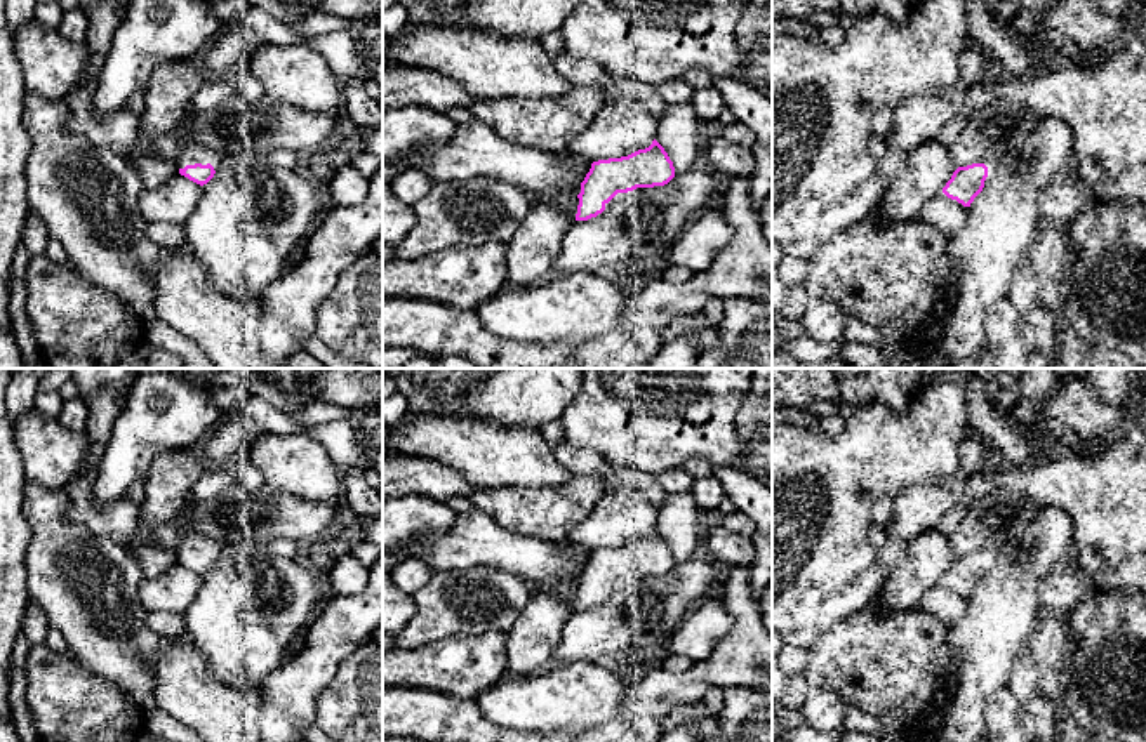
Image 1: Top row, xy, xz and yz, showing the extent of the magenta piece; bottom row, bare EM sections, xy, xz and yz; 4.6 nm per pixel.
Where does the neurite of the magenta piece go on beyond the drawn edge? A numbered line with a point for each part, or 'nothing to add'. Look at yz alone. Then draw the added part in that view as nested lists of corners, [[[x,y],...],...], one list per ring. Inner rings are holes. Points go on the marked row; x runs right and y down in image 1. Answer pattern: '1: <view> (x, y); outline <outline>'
1: yz (993, 164); outline [[[988,158],[988,160],[981,160],[981,162],[976,162],[976,163],[984,163],[988,167],[988,177],[984,181],[984,186],[988,182],[991,182],[991,179],[996,176],[996,172],[1000,170],[1000,158]]]

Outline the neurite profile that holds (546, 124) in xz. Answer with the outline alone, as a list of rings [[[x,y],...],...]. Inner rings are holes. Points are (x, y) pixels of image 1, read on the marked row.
[[[572,85],[553,99],[482,99],[470,111],[504,141],[562,153],[603,106],[605,99],[596,87]]]

